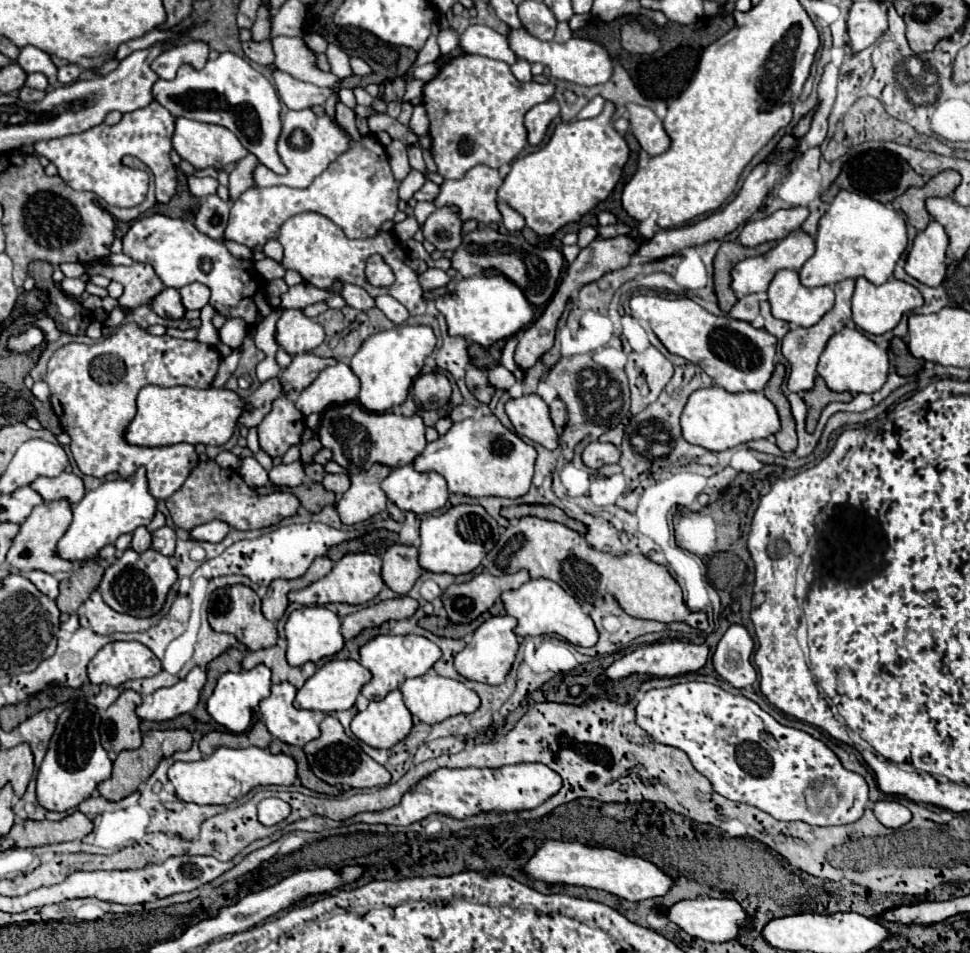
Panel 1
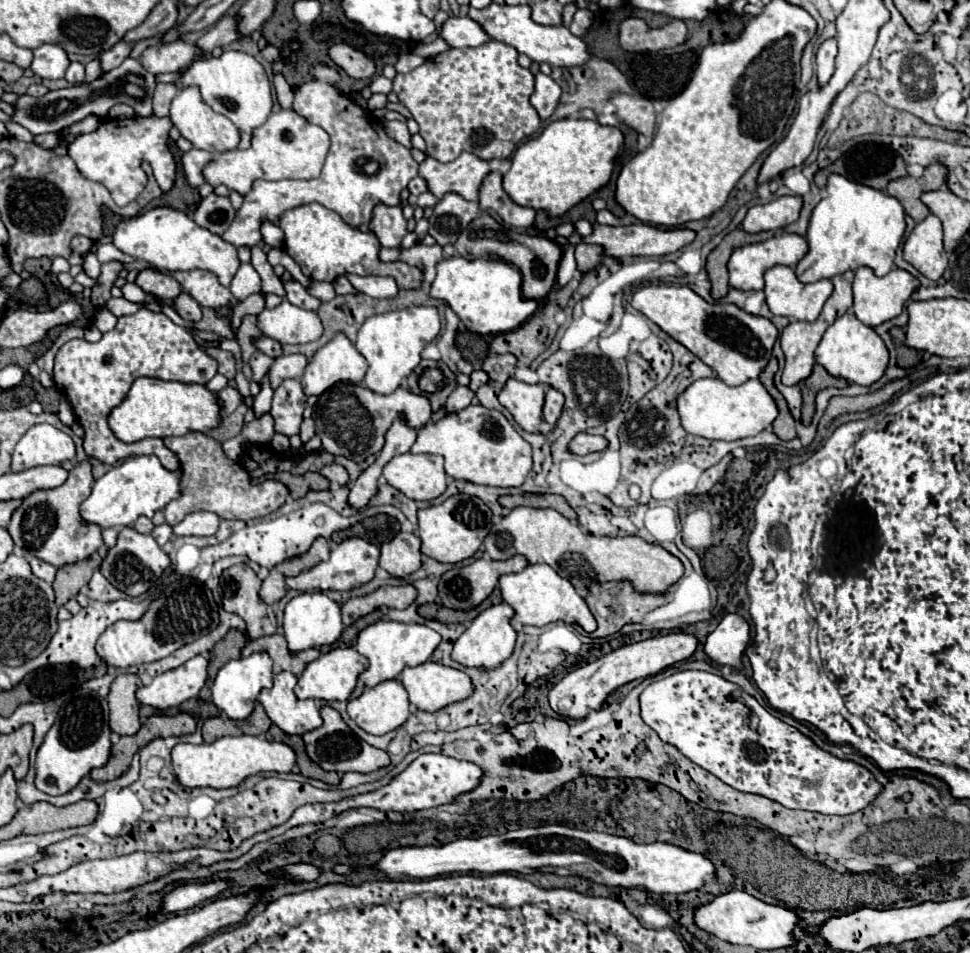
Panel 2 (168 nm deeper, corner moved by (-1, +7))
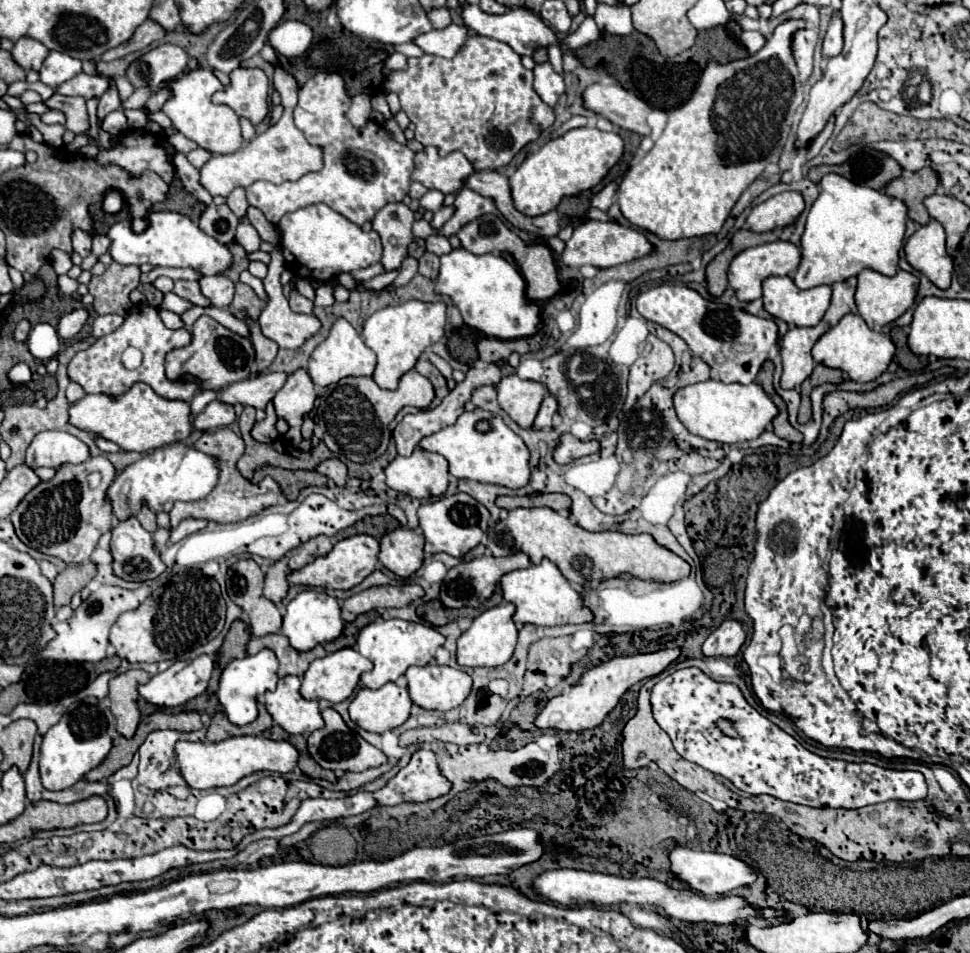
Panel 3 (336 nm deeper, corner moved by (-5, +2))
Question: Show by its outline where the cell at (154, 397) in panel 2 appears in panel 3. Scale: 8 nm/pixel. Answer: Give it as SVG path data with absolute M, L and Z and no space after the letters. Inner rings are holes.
M136 383L130 391L120 397L108 395L86 395L70 409L70 423L86 433L98 433L108 441L114 441L124 451L146 453L176 441L186 441L192 433L190 405L186 401L170 401L152 391L146 383Z

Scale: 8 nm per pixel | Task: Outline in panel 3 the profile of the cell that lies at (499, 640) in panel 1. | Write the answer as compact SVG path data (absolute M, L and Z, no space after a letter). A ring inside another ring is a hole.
M502 601L500 605L484 611L480 617L476 617L468 631L464 631L458 639L458 665L462 667L500 667L506 661L510 661L514 647L516 647L516 627L512 621L516 607L512 603Z

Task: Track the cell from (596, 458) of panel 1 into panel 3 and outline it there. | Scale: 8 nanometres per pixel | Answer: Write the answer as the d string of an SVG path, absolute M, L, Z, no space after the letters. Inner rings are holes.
M566 433L566 435L562 435L560 445L554 451L554 461L556 463L570 463L570 461L574 461L578 457L592 455L592 453L598 453L598 451L600 451L598 441L580 441L574 435Z

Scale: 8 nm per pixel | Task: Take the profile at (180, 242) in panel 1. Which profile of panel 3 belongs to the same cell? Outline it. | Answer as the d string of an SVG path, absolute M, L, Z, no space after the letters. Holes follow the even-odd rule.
M164 211L148 215L148 229L134 233L130 221L120 221L110 227L108 237L112 241L108 253L116 263L122 265L160 265L160 267L192 267L202 275L222 275L222 271L232 267L232 253L226 245L220 245L214 237L208 237L198 225L194 225L186 215Z

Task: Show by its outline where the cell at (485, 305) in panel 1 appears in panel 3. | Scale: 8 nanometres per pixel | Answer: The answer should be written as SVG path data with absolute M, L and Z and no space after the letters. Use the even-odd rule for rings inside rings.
M454 249L440 257L440 275L436 293L446 295L458 307L466 325L496 339L530 337L538 331L540 309L526 299L526 281L520 271L500 255L472 255L466 249Z

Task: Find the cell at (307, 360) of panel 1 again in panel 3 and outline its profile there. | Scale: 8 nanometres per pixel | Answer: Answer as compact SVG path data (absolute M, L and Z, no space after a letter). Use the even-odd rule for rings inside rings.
M282 371L264 373L254 379L244 379L244 381L224 387L222 393L218 393L218 399L230 405L242 403L242 405L250 405L256 409L264 409L270 397L274 397L282 389L286 379L288 379L288 373L282 373Z

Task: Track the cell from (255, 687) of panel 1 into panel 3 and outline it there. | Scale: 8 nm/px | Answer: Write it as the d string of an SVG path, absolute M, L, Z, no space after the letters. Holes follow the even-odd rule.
M262 649L256 655L246 655L242 659L234 659L228 663L228 667L222 671L220 677L220 689L218 689L218 699L220 705L224 707L224 713L234 725L248 725L258 717L258 697L264 695L268 689L276 689L278 683L278 661L276 655L270 649Z

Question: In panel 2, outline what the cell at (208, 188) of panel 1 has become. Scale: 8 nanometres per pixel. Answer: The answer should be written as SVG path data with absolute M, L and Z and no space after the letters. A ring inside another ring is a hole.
M192 148L190 152L184 152L182 156L182 166L184 166L184 174L186 174L186 180L192 188L198 188L204 184L204 178L202 178L202 168L204 164L208 164L208 160L212 160L214 154L212 152L206 152L206 150L198 150L198 148Z

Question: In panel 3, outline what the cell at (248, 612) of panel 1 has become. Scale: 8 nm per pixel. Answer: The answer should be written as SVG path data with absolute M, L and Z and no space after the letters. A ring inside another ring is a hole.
M252 559L236 561L228 569L226 591L230 599L246 613L252 635L264 637L282 629L282 615L278 607L262 595L264 573Z

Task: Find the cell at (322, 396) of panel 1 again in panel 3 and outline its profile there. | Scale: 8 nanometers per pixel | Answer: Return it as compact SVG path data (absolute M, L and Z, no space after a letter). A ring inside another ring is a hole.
M338 319L332 325L330 335L326 337L326 341L322 341L314 353L310 355L308 361L308 375L312 379L314 385L320 387L328 387L344 377L372 377L376 367L376 355L372 349L368 349L362 341L362 337L354 331L354 327L346 321L346 319Z

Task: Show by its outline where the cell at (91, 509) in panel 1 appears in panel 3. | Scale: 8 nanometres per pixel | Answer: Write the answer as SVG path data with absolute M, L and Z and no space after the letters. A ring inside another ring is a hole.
M172 443L166 449L156 449L150 455L138 459L128 465L124 471L116 475L112 485L108 487L106 499L112 505L112 513L118 521L126 521L134 517L142 505L148 505L154 513L170 511L176 501L198 501L204 499L218 483L218 467L216 461L188 445Z

